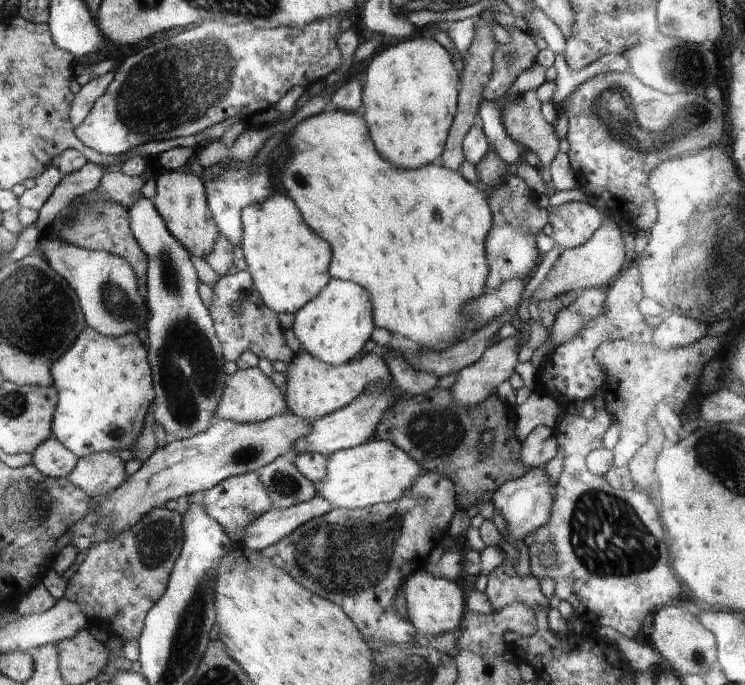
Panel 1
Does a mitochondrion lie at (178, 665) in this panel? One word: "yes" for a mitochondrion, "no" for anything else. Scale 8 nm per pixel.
yes

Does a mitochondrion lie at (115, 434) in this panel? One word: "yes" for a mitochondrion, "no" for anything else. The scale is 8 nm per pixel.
yes

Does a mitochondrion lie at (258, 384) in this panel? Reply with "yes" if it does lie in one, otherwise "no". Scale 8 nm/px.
no

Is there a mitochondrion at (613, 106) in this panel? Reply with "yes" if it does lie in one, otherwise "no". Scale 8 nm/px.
yes

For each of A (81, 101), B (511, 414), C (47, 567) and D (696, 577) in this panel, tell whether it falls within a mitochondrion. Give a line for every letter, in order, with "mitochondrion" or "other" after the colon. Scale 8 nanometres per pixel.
A: other
B: other
C: other
D: other

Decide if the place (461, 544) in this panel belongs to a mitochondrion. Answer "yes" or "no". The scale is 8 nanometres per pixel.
no

